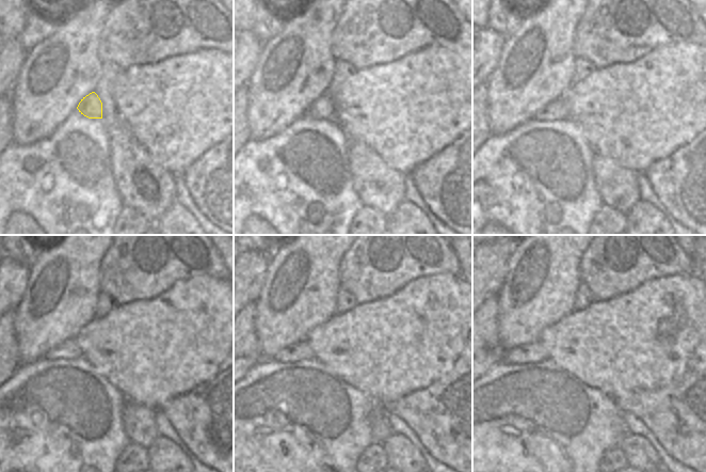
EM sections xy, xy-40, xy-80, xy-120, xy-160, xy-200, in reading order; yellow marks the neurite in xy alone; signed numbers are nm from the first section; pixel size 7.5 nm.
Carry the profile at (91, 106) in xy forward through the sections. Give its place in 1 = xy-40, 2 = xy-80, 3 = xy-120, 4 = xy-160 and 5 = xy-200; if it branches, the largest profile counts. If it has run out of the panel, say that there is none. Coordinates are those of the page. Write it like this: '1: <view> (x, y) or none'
1: xy-40 (323, 107)
2: xy-80 (557, 110)
3: xy-120 (68, 350)
4: xy-160 (298, 351)
5: xy-200 (531, 352)

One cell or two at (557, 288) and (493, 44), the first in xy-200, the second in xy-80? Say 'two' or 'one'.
two

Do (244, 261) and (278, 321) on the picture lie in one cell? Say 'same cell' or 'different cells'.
different cells

